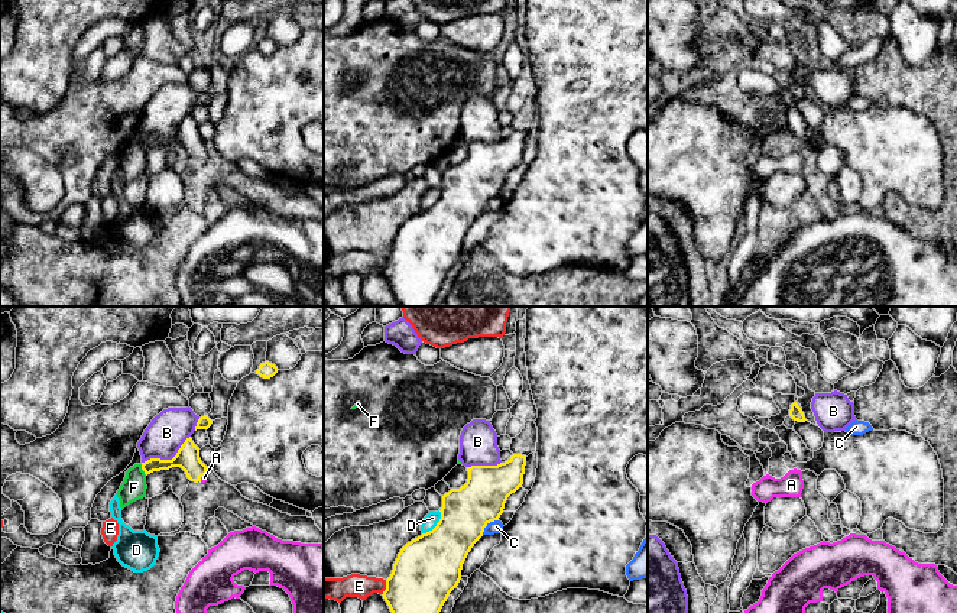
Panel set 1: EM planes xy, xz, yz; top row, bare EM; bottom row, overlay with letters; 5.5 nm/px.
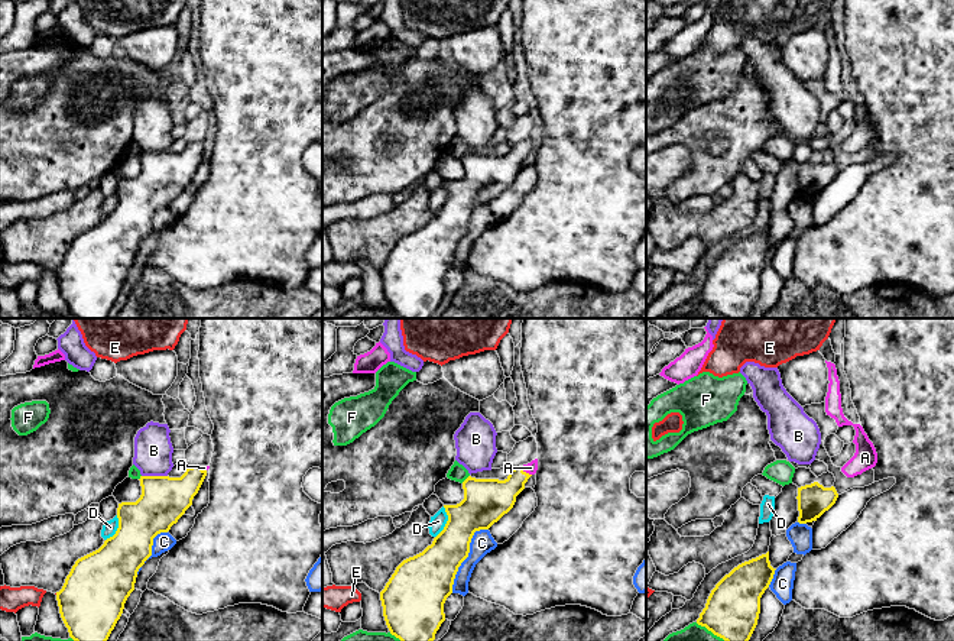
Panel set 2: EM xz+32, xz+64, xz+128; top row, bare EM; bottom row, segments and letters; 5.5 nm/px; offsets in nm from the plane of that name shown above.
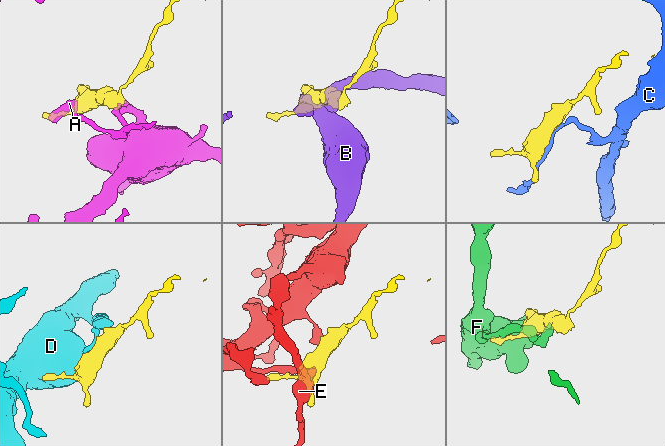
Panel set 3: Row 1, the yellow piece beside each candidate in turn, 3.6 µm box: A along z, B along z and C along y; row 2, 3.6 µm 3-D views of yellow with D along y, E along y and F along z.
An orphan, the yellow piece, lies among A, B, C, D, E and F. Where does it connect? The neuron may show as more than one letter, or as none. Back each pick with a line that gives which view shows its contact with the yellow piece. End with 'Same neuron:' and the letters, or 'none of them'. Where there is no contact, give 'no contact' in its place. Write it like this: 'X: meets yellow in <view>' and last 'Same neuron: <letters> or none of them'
A: meets yellow in xy
Same neuron: A

